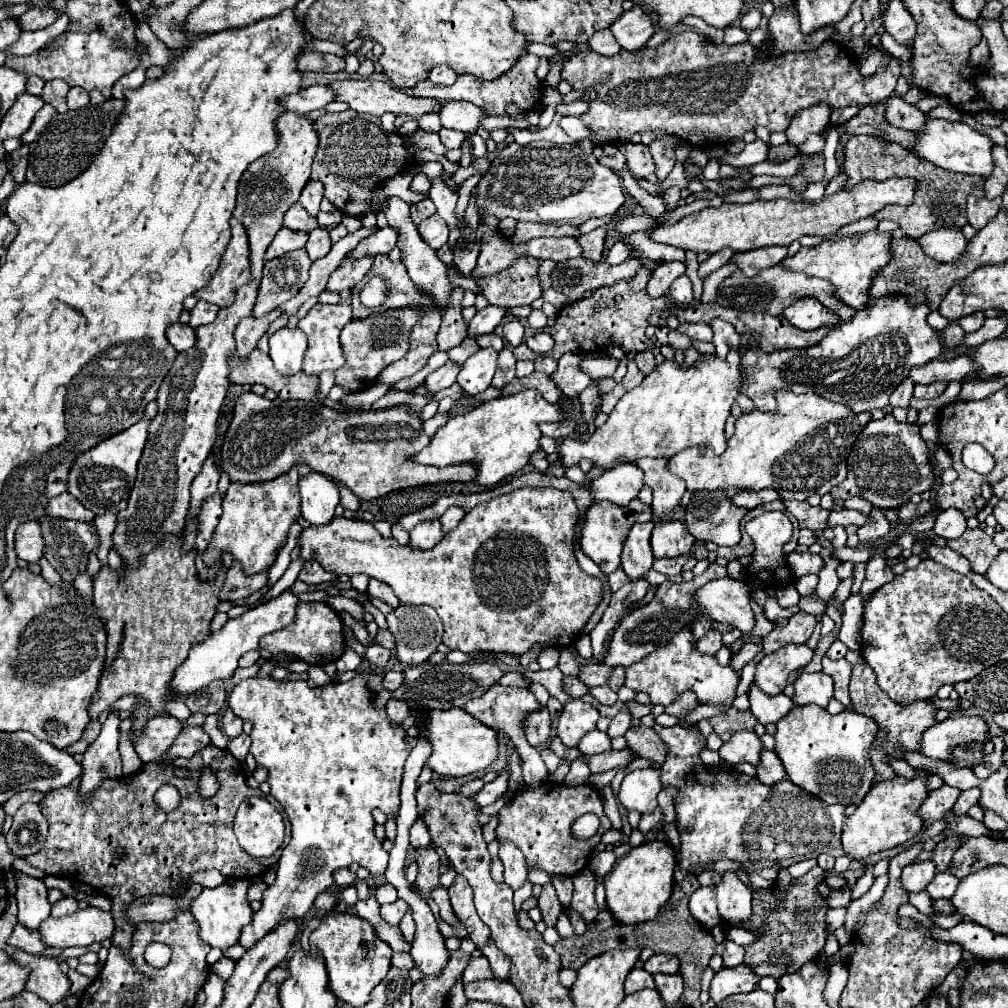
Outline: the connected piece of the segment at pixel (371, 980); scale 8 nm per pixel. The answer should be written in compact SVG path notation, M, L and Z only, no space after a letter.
M330 913L322 919L322 923L310 935L310 947L320 949L330 991L344 1003L354 1007L366 1005L370 1001L372 989L386 977L390 969L392 949L374 933L374 927L366 923L362 917L346 915L346 913Z

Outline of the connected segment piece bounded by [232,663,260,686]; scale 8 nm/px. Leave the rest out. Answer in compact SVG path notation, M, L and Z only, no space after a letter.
M257 663L251 667L248 667L248 668L240 668L239 667L234 672L234 675L232 677L233 685L235 686L235 685L239 684L244 679L256 676L259 669L260 669L260 667Z

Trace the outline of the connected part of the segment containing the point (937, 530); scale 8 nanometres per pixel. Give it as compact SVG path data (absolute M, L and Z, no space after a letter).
M944 509L936 515L936 525L932 529L934 535L944 539L956 539L966 529L966 517L958 509Z

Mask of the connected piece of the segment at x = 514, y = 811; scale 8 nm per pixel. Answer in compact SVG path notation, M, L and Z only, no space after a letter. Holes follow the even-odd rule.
M546 783L544 787L538 789L528 789L528 787L522 789L512 803L506 803L500 809L496 837L512 841L524 853L528 865L534 863L544 871L572 877L584 869L592 849L600 843L600 837L610 827L612 827L610 819L604 815L602 799L594 787L590 785L568 787L562 783ZM584 813L594 813L600 817L600 831L596 831L596 835L592 835L590 839L576 841L570 833L570 827Z

